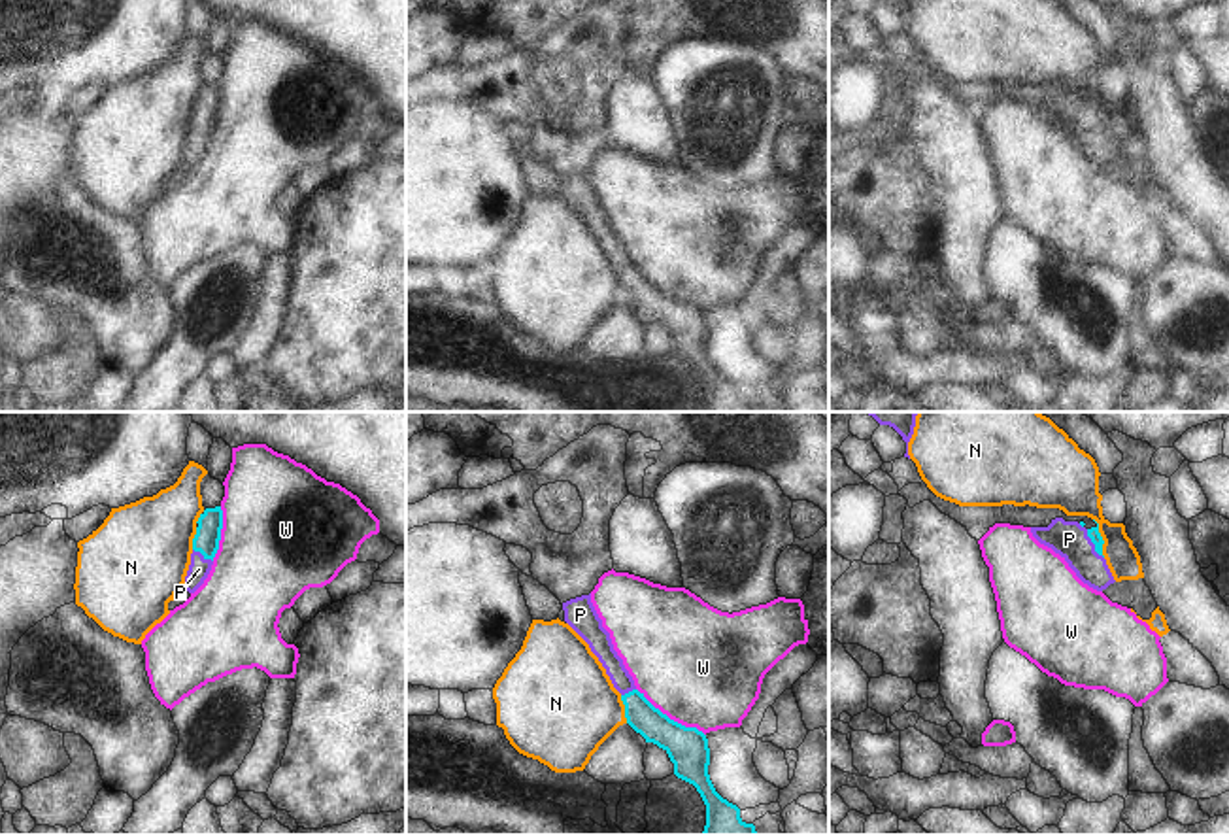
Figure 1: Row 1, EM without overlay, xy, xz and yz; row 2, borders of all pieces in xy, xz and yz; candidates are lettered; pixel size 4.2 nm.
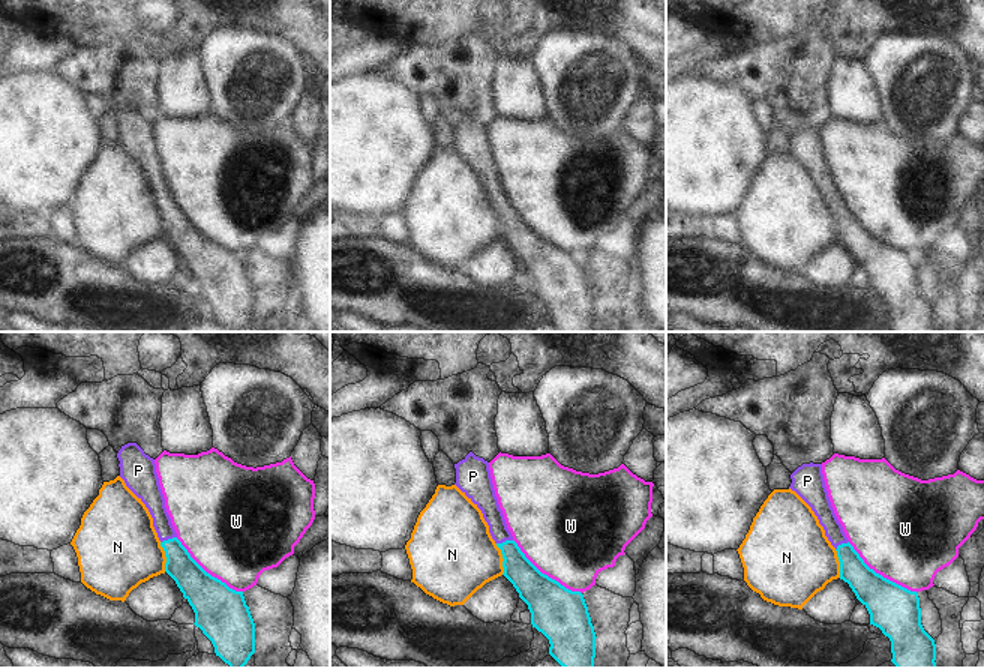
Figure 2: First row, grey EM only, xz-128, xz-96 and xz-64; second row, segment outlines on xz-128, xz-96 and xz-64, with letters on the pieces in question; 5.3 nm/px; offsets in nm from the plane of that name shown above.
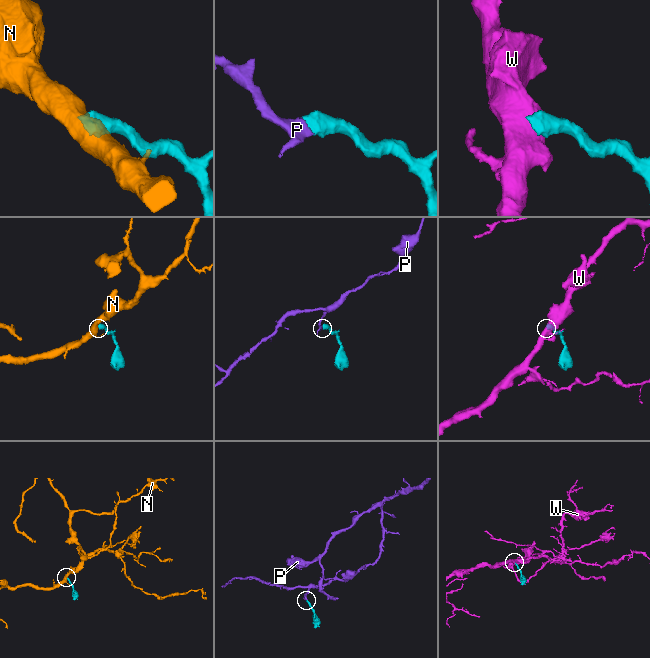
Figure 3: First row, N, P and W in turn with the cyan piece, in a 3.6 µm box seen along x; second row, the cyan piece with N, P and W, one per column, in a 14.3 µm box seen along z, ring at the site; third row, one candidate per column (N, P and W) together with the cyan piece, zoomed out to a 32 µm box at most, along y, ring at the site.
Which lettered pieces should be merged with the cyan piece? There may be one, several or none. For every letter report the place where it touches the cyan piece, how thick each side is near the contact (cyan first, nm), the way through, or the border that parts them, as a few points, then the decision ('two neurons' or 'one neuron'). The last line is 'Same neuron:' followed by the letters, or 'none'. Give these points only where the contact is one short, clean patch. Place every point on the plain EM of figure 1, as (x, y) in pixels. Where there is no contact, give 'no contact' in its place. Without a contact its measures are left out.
N: yz (1101, 114) | 50/220 nm | along yz (1094, 95), (1105, 133) | two neurons
P: yz (1094, 119) | 50/160 nm | across yz (1094, 110), (1094, 119), (1075, 119), (1069, 116) | one neuron
W: xz (669, 295) | 180/480 nm | two neurons
Same neuron: P

